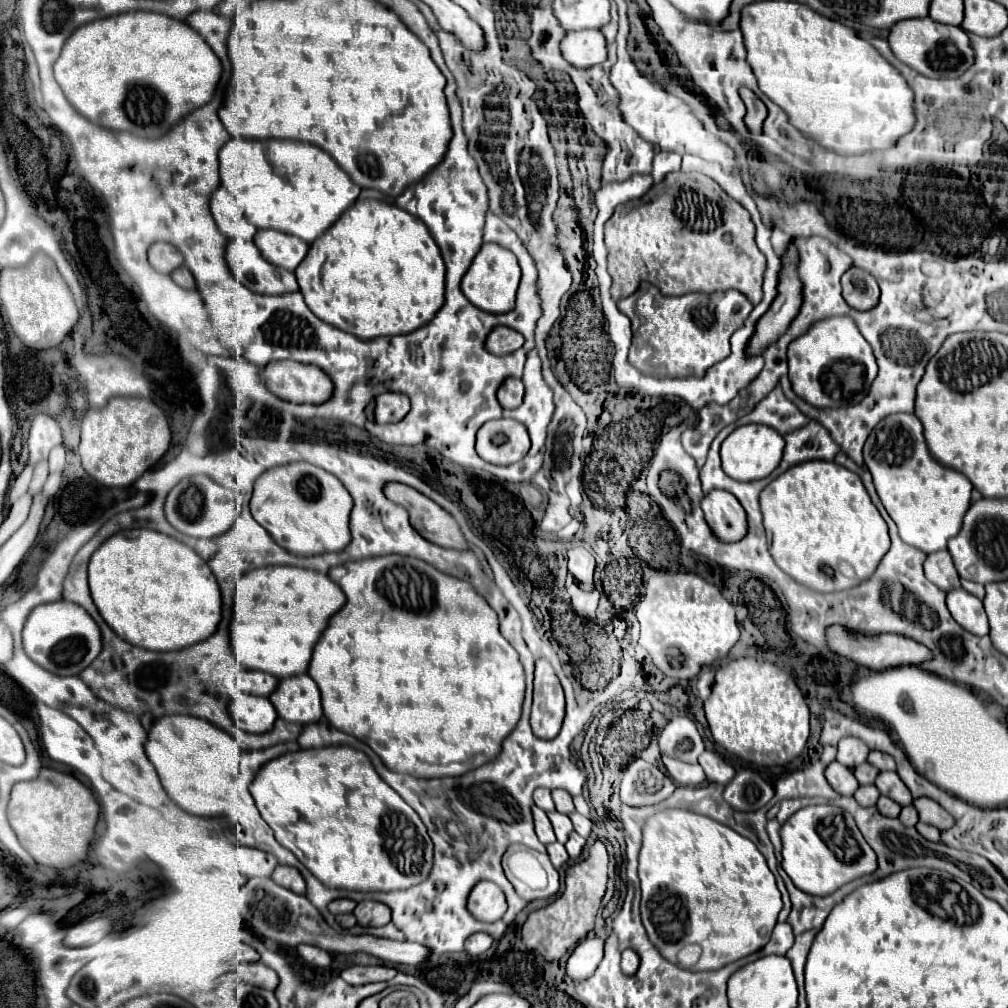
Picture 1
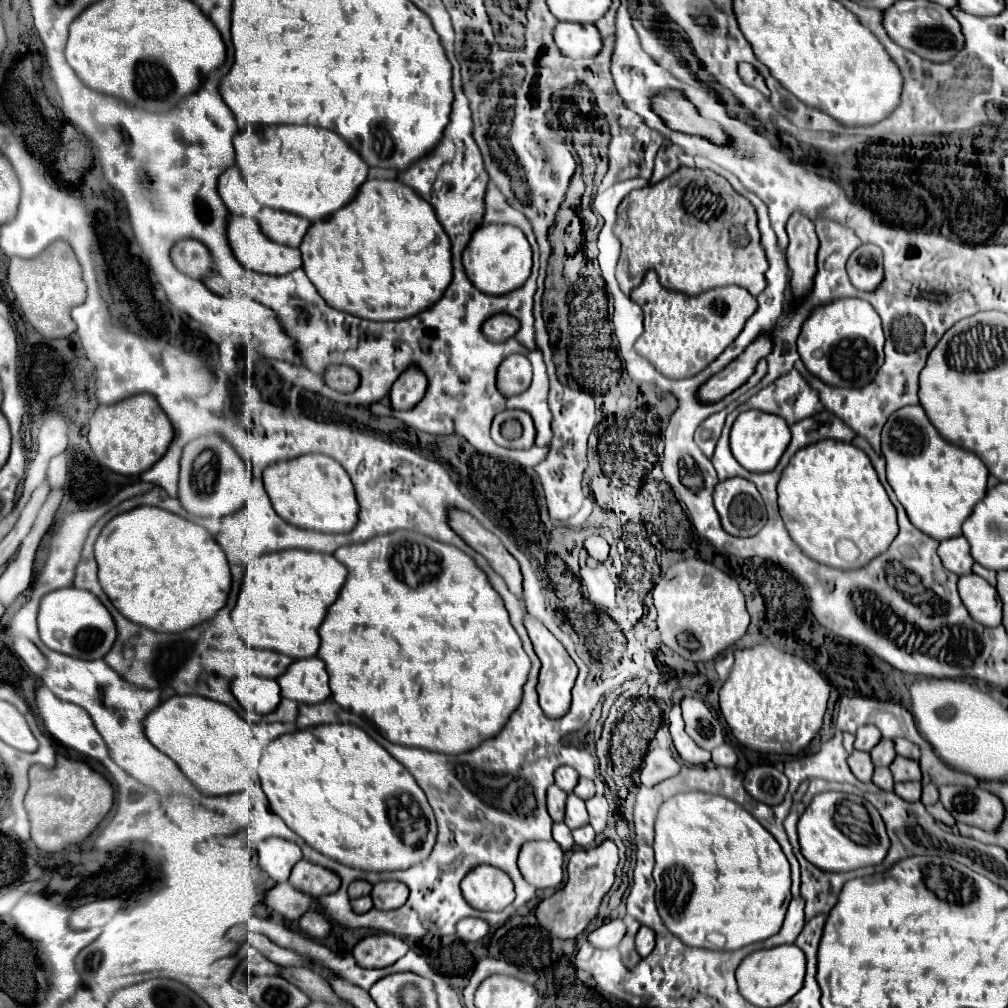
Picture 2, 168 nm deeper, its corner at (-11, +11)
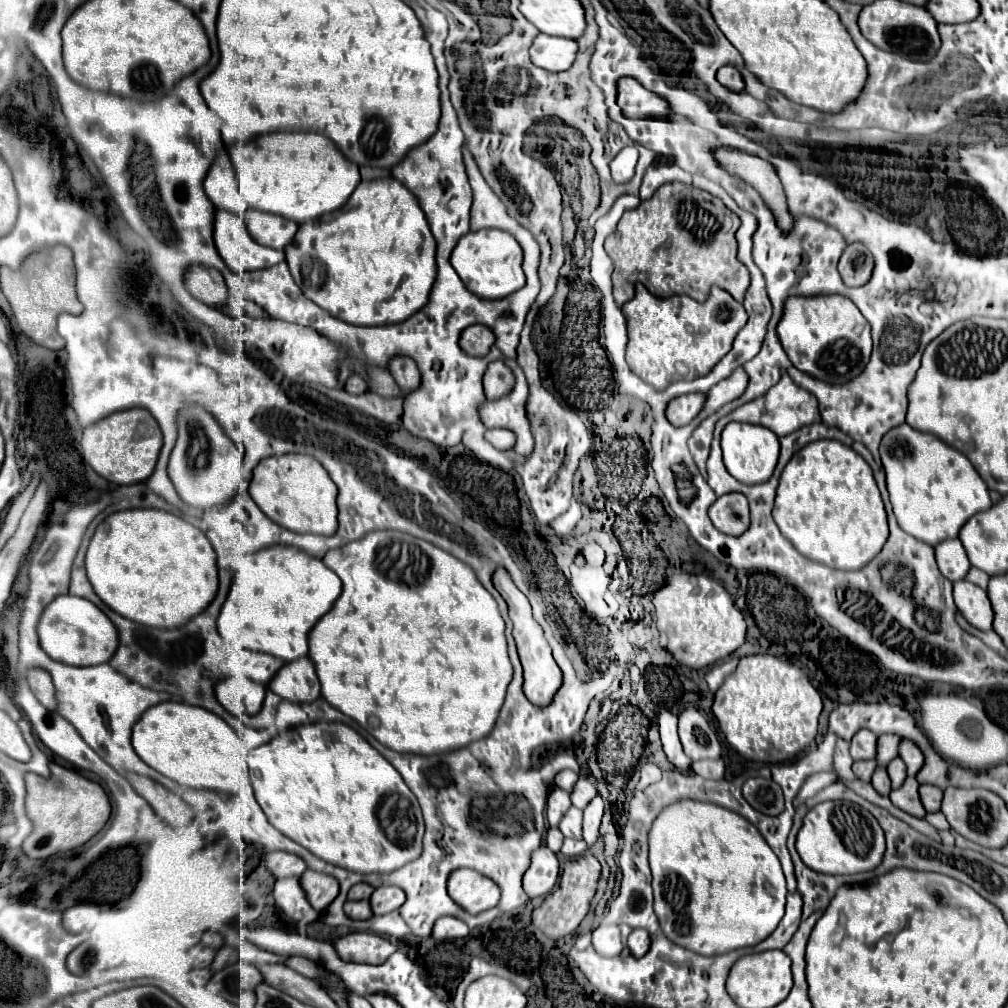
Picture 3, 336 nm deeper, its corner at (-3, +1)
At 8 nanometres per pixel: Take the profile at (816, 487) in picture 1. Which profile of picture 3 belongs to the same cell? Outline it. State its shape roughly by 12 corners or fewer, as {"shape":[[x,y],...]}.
{"shape":[[836,440],[782,470],[776,524],[834,570],[888,540],[872,468]]}

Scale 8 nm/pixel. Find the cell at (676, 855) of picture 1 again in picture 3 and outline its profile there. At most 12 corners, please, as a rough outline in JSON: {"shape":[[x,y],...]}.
{"shape":[[678,800],[650,834],[654,912],[702,956],[784,916],[740,814]]}

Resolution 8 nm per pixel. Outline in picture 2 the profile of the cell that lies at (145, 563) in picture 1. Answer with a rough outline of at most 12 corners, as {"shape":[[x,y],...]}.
{"shape":[[156,506],[114,516],[94,554],[128,620],[184,632],[230,590],[206,528]]}

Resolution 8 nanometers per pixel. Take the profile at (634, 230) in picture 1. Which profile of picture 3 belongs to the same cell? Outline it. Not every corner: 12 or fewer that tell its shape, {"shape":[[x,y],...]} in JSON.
{"shape":[[660,186],[606,242],[616,304],[636,282],[742,302],[740,218],[710,192]]}

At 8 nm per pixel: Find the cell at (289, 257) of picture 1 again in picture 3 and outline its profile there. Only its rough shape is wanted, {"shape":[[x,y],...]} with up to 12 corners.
{"shape":[[248,210],[244,216],[258,244],[284,250],[298,230],[296,222]]}

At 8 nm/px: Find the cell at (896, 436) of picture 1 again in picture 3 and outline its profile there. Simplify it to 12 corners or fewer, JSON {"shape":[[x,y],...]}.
{"shape":[[906,422],[880,458],[900,528],[930,546],[992,506],[962,452]]}

